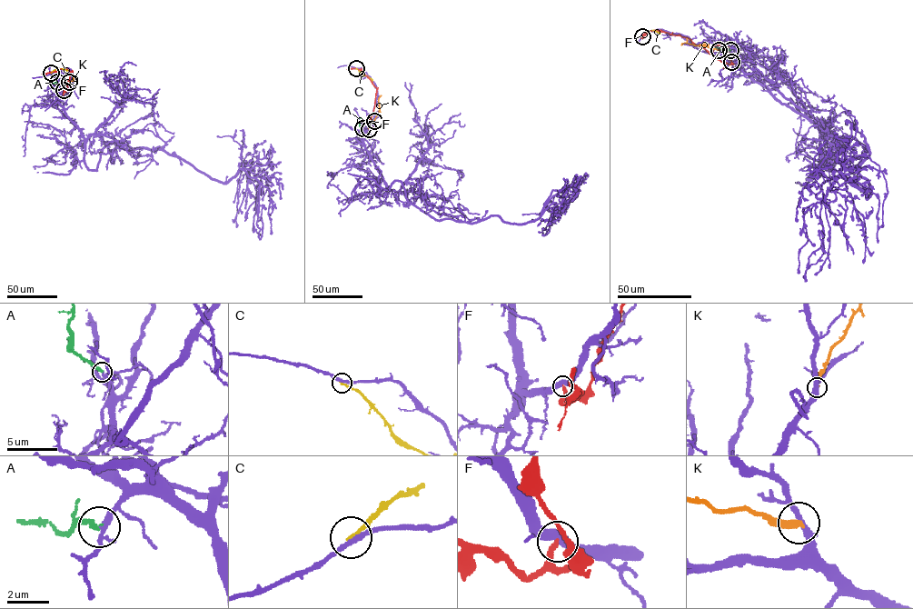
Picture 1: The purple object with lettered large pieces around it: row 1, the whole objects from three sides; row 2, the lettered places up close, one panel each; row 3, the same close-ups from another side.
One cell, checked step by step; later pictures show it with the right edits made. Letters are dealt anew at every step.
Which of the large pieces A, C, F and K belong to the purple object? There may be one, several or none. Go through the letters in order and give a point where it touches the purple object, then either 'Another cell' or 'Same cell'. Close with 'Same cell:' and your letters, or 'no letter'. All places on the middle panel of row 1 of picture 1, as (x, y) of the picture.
A: Touches purple at (362, 128). Same cell
C: Touches purple at (356, 68). Another cell
F: Touches purple at (369, 129). Another cell
K: Touches purple at (374, 121). Another cell
Same cell: A

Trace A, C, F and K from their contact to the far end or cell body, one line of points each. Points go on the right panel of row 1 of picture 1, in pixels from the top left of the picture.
A: (730, 50), (715, 48)
C: (642, 36), (653, 30), (659, 34)
F: (731, 62), (729, 64), (718, 60), (689, 39), (677, 34), (651, 30), (642, 35), (643, 37)
K: (719, 49), (701, 44), (681, 45)

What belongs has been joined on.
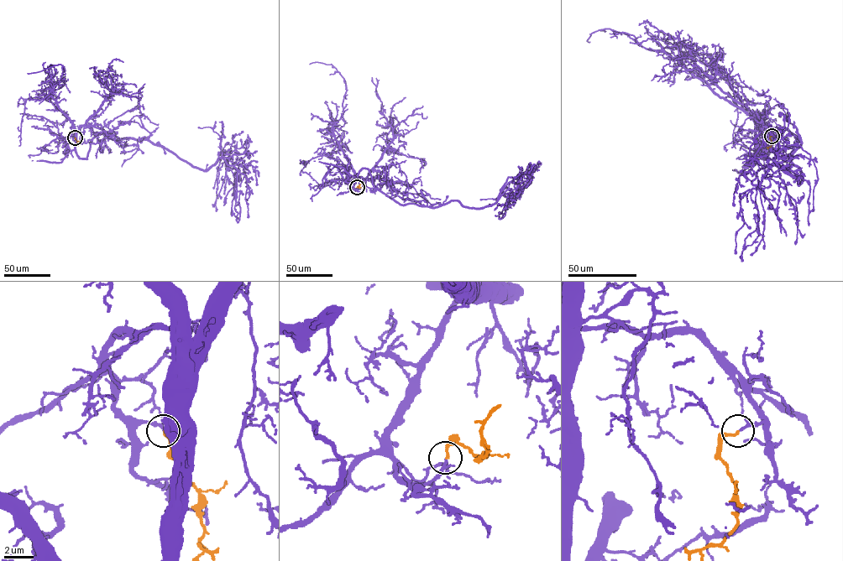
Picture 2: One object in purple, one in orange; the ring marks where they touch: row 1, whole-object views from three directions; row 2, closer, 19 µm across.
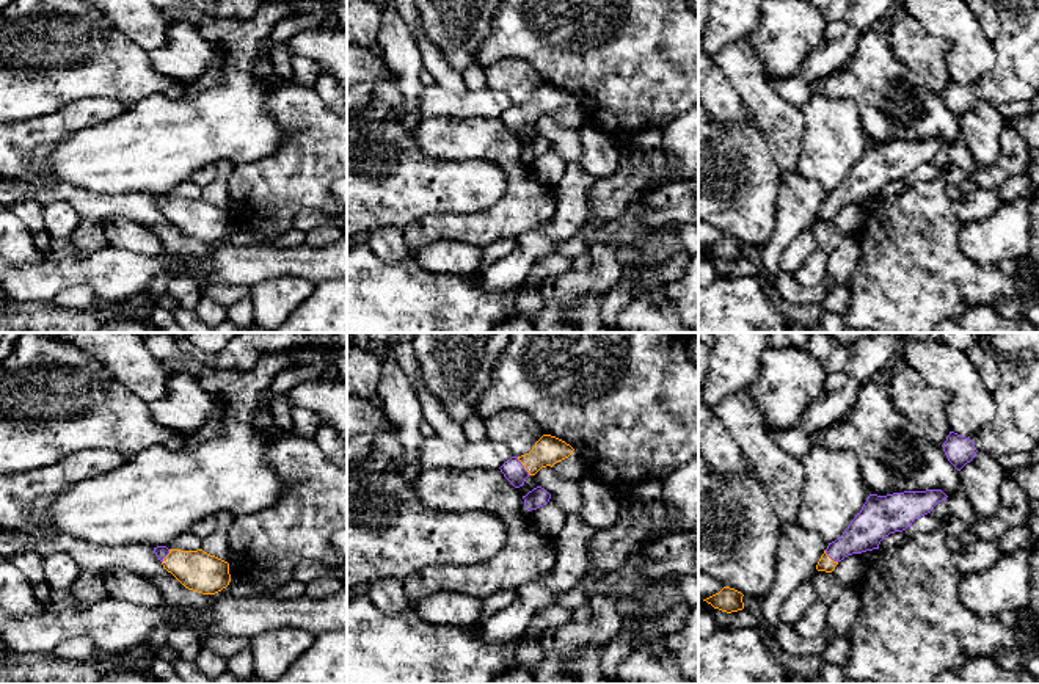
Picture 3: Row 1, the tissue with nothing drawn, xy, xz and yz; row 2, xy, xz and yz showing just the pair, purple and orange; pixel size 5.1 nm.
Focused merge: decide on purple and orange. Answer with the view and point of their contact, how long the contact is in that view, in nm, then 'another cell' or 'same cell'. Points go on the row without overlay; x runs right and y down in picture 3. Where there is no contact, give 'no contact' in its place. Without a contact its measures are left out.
contact xz (523, 115); length 120 nm; same cell

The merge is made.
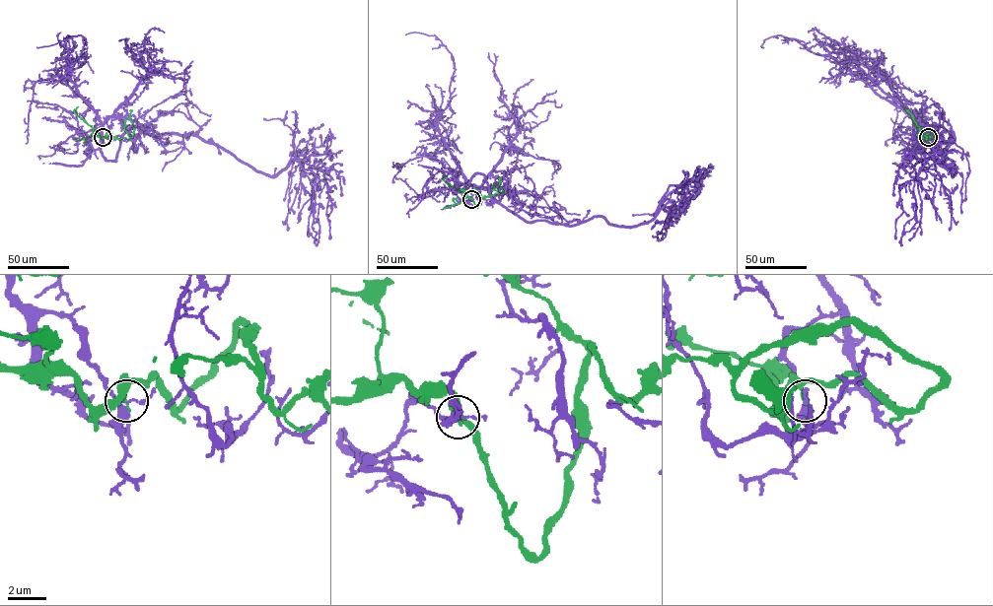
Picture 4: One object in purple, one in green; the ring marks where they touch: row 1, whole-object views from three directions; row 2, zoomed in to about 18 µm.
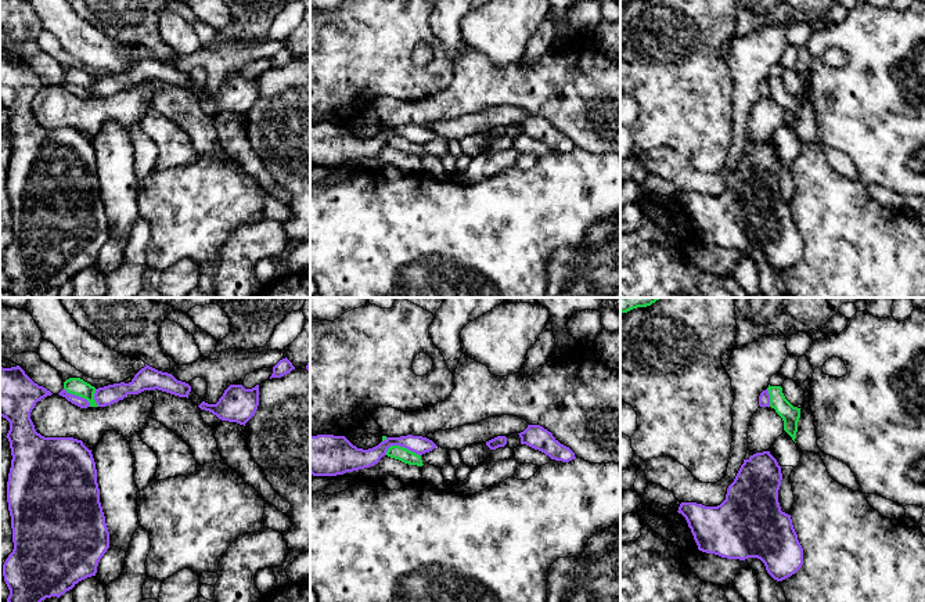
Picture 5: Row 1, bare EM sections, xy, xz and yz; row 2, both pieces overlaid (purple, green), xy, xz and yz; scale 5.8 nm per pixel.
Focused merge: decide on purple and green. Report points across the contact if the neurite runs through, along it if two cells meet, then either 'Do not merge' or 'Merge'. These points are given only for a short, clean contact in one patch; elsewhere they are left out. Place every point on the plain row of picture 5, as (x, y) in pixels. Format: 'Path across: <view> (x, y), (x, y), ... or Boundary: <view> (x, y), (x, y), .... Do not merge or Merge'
Boundary: xz (385, 141), (391, 136), (403, 136), (420, 146). Do not merge

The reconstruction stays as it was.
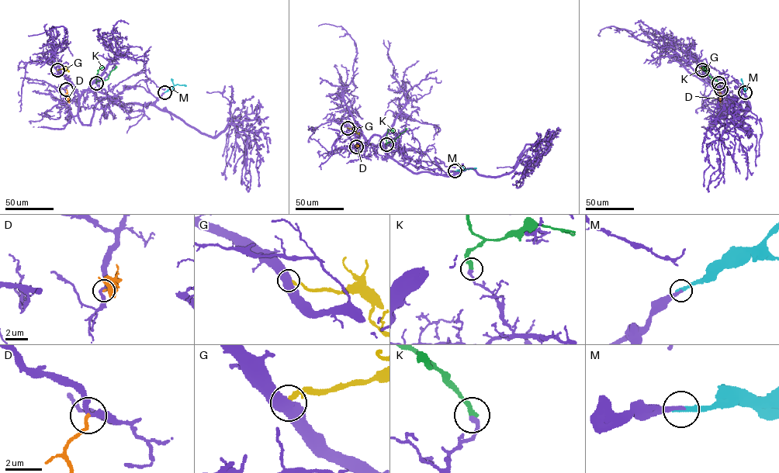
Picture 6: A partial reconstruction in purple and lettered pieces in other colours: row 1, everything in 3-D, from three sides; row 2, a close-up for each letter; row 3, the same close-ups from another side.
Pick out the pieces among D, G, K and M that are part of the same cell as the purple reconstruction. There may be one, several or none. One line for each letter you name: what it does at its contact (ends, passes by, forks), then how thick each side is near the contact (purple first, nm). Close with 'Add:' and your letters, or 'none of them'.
M: it ends there; 220 nm thick on the purple side, 280 nm on the other
Add: M

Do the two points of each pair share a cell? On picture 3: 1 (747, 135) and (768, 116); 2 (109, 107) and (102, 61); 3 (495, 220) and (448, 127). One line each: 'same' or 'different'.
1: different
2: different
3: same

